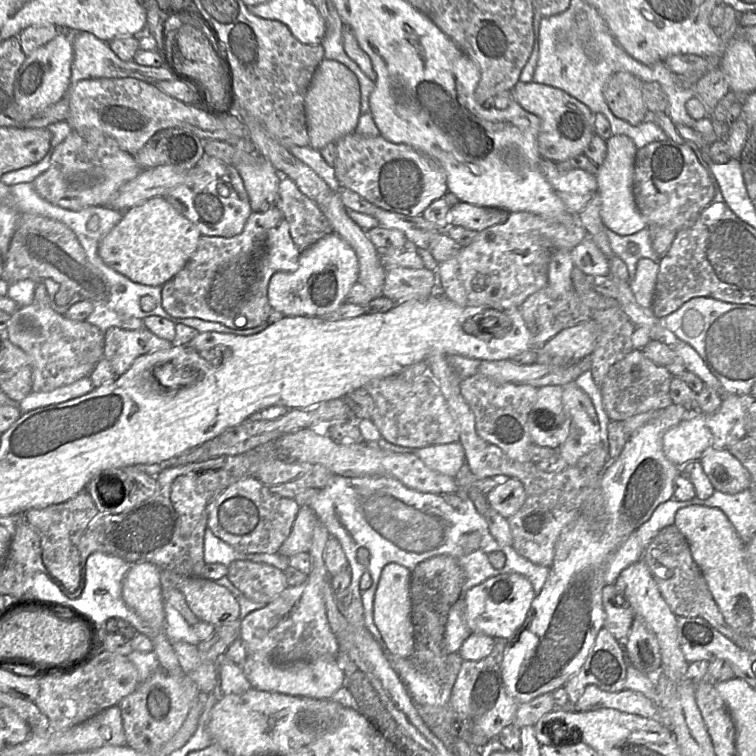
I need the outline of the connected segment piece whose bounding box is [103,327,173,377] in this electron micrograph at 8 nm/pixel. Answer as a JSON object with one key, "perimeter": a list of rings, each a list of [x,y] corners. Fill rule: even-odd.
{"perimeter":[[[111,327],[104,331],[103,357],[110,363],[115,377],[118,377],[126,372],[138,357],[172,346],[173,342],[161,339],[145,328],[124,330]]]}

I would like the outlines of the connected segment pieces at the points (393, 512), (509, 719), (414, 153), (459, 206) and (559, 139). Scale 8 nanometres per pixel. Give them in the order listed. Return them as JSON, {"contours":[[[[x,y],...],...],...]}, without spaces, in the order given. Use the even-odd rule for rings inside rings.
{"contours":[[[[334,475],[325,488],[308,500],[308,506],[315,511],[319,522],[327,528],[330,536],[340,542],[351,569],[351,583],[346,590],[335,594],[336,604],[337,602],[350,604],[352,597],[357,597],[357,592],[362,603],[360,580],[365,573],[370,574],[373,581],[370,588],[373,588],[374,584],[379,583],[385,565],[397,563],[412,571],[420,562],[437,555],[450,555],[458,560],[465,572],[464,595],[467,590],[488,578],[503,574],[491,564],[489,556],[494,552],[506,554],[505,550],[511,549],[511,546],[502,546],[493,538],[485,517],[477,512],[468,496],[462,497],[460,507],[457,509],[449,505],[443,495],[416,491],[392,477]]],[[[495,638],[495,646],[489,656],[477,661],[464,660],[449,701],[444,706],[416,706],[424,723],[446,747],[451,747],[456,739],[482,747],[514,722],[519,704],[507,693],[501,673],[507,645],[507,639]]],[[[352,132],[336,142],[335,177],[341,188],[356,192],[371,204],[395,213],[416,217],[447,193],[446,173],[433,158],[406,144],[396,144],[381,135],[364,137]]],[[[458,202],[450,207],[449,226],[461,226],[480,232],[488,227],[502,224],[509,218],[510,212],[495,207],[482,207]]],[[[518,81],[511,89],[514,100],[526,111],[540,120],[538,150],[542,158],[554,163],[565,161],[582,154],[594,136],[594,113],[589,108],[564,91],[530,81]]]]}

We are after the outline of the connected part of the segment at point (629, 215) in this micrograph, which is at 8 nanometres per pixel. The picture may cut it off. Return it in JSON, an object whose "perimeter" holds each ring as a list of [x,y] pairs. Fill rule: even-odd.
{"perimeter":[[[624,134],[611,135],[606,140],[606,156],[598,166],[596,179],[601,198],[600,215],[606,228],[618,235],[626,236],[639,232],[648,226],[640,213],[633,193],[634,165],[637,148],[633,140]]]}

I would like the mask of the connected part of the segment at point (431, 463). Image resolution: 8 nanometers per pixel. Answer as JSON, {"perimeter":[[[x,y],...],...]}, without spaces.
{"perimeter":[[[460,442],[416,448],[413,451],[430,469],[456,477],[465,464],[465,452]]]}

